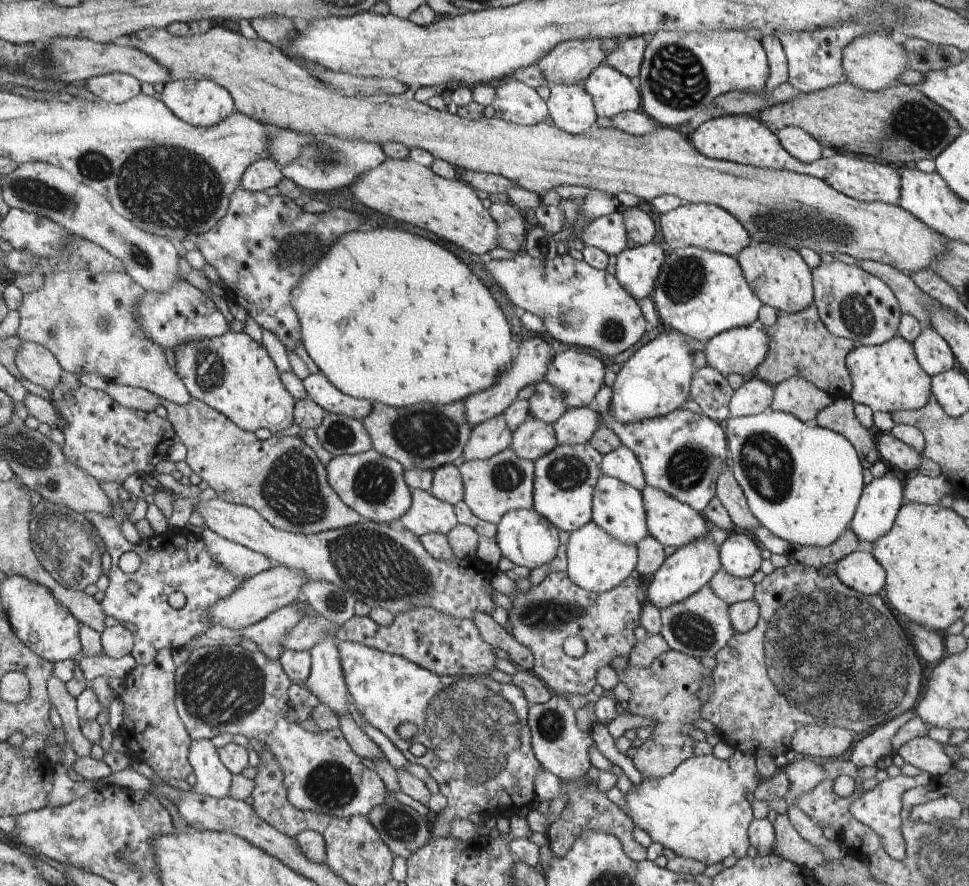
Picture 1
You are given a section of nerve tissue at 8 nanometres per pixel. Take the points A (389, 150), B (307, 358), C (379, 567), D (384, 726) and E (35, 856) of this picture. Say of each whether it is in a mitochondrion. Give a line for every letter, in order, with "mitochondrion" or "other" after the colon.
A: other
B: other
C: mitochondrion
D: other
E: other

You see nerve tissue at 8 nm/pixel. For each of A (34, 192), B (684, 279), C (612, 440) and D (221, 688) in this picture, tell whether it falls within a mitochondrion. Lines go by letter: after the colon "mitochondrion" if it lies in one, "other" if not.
A: mitochondrion
B: mitochondrion
C: other
D: mitochondrion

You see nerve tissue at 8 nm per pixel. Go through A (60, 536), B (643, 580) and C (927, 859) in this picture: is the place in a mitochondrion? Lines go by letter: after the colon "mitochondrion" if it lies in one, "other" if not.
A: mitochondrion
B: other
C: mitochondrion

